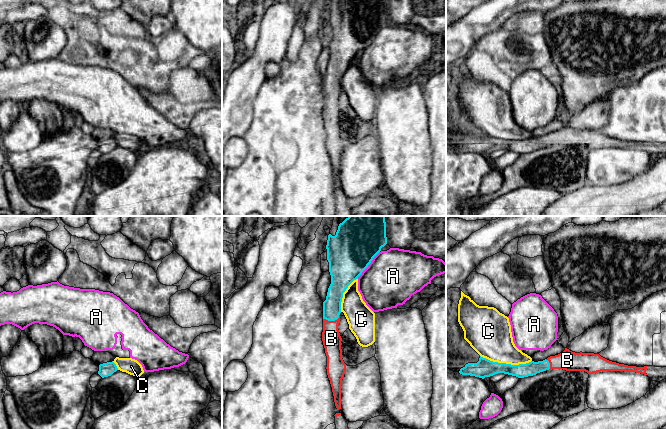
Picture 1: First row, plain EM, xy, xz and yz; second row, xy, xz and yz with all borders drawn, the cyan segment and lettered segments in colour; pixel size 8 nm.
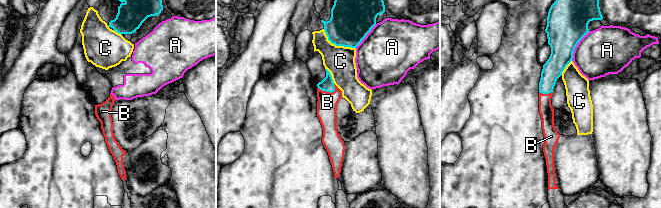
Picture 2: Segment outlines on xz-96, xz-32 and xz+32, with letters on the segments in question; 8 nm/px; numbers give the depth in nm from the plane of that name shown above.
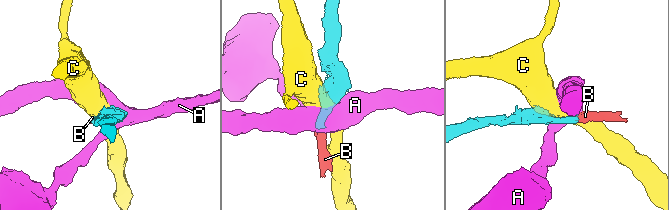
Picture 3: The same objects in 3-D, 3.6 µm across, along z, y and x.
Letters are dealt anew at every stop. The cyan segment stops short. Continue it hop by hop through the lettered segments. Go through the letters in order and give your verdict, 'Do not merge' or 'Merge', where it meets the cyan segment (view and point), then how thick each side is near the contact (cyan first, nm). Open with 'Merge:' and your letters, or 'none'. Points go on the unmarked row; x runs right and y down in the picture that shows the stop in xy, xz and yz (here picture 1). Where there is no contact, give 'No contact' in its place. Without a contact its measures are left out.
Merge: B
A: Do not merge. Touches cyan at xz (368, 40). Thickness 360 nm (cyan) against 420 nm
B: Merge. Touches cyan at xz (332, 96). Thickness 140 nm (cyan) against 150 nm
C: Do not merge. Touches cyan at yz (505, 139). Thickness 150 nm (cyan) against 340 nm

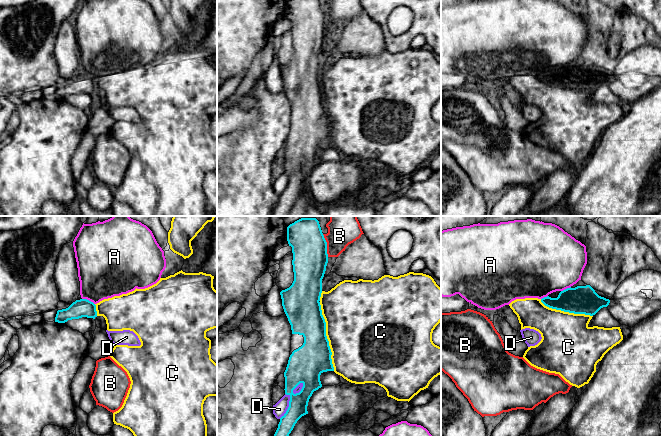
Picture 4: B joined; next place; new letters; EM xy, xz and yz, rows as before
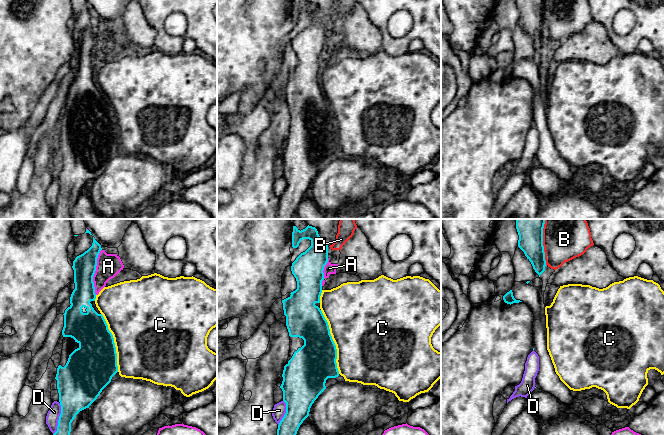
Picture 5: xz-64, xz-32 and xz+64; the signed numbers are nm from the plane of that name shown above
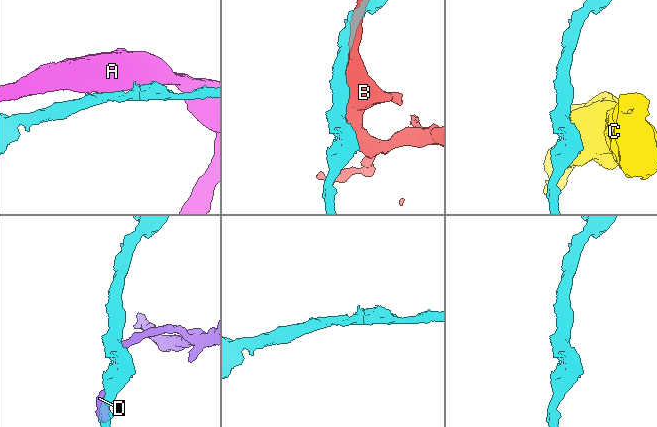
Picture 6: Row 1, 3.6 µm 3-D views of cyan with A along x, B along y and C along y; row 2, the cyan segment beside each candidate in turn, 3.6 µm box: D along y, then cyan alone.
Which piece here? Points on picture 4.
Merge: none
A: Do not merge. Touches cyan at xy (88, 76). Thickness 140 nm (cyan) against 400 nm
B: Do not merge. Touches cyan at xz (326, 21). Thickness 280 nm (cyan) against 200 nm
C: Do not merge. Touches cyan at xz (326, 112). Thickness 280 nm (cyan) against 500 nm
D: Do not merge. Touches cyan at xz (289, 182). Thickness 150 nm (cyan) against 110 nm

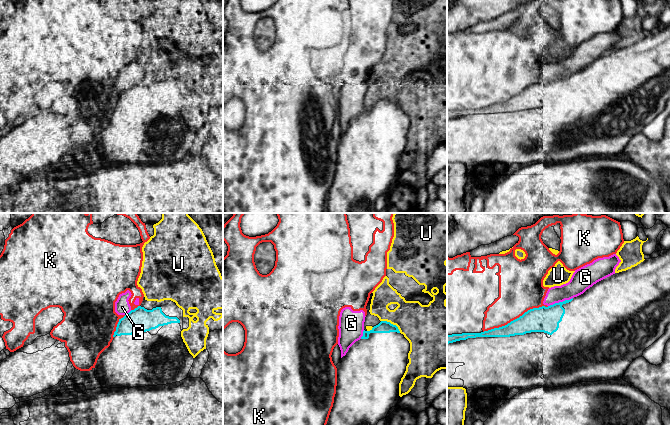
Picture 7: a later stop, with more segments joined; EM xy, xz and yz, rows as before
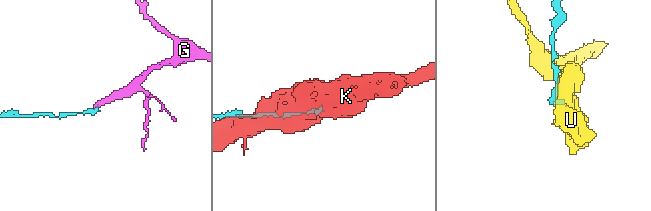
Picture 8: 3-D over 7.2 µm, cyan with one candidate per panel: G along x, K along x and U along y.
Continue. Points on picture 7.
Merge: G
G: Merge. Touches cyan at yz (560, 78). Thickness 200 nm (cyan) against 170 nm
K: Do not merge. Touches cyan at yz (515, 95). Thickness 200 nm (cyan) against 360 nm
U: Do not merge. Touches cyan at xz (392, 100). Thickness 100 nm (cyan) against 340 nm

